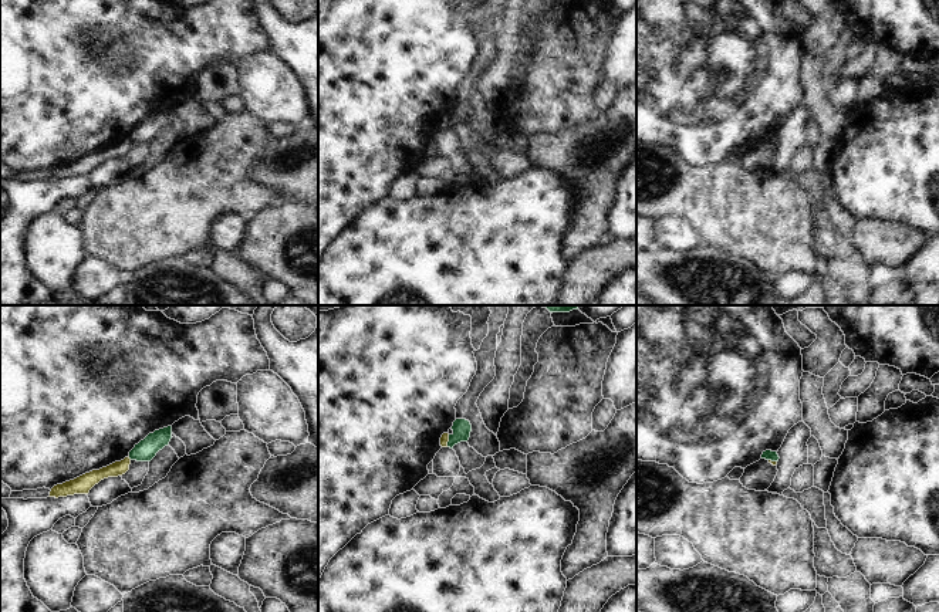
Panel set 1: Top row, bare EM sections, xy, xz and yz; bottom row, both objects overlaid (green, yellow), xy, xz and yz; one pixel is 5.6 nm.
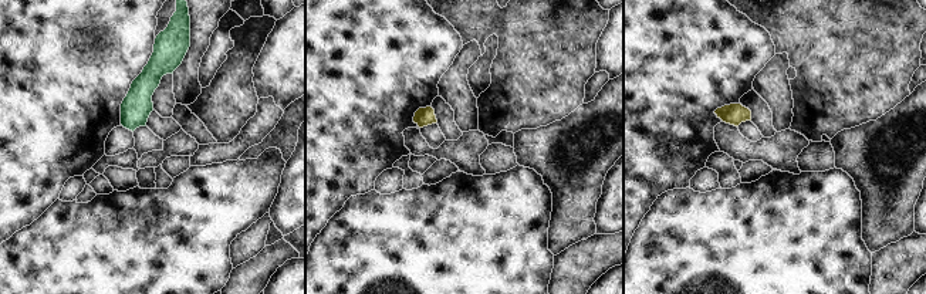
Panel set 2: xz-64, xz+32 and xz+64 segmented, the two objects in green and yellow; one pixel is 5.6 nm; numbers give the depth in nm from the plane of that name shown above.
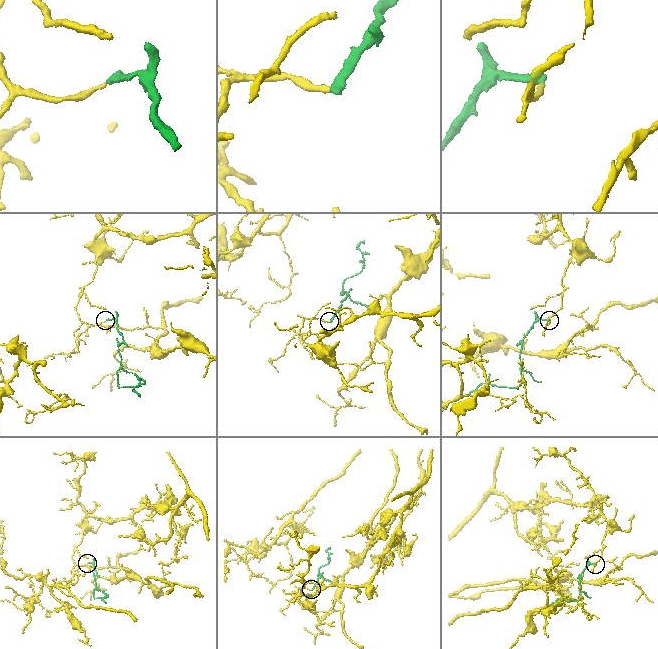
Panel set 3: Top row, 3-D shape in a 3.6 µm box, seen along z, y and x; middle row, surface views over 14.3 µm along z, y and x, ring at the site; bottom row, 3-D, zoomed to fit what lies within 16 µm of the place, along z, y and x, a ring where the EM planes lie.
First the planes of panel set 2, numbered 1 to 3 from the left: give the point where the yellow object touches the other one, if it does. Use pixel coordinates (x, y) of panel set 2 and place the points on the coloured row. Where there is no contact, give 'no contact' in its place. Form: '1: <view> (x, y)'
1: no contact
2: no contact
3: no contact

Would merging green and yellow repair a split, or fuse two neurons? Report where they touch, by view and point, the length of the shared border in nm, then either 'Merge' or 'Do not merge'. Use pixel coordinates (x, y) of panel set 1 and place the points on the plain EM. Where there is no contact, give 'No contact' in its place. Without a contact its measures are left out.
Touches green at xy (129, 139). Shared border 30 nm. Do not merge

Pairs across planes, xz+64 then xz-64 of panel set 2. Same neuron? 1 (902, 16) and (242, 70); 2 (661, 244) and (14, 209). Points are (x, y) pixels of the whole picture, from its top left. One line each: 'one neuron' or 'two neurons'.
1: one neuron
2: two neurons

